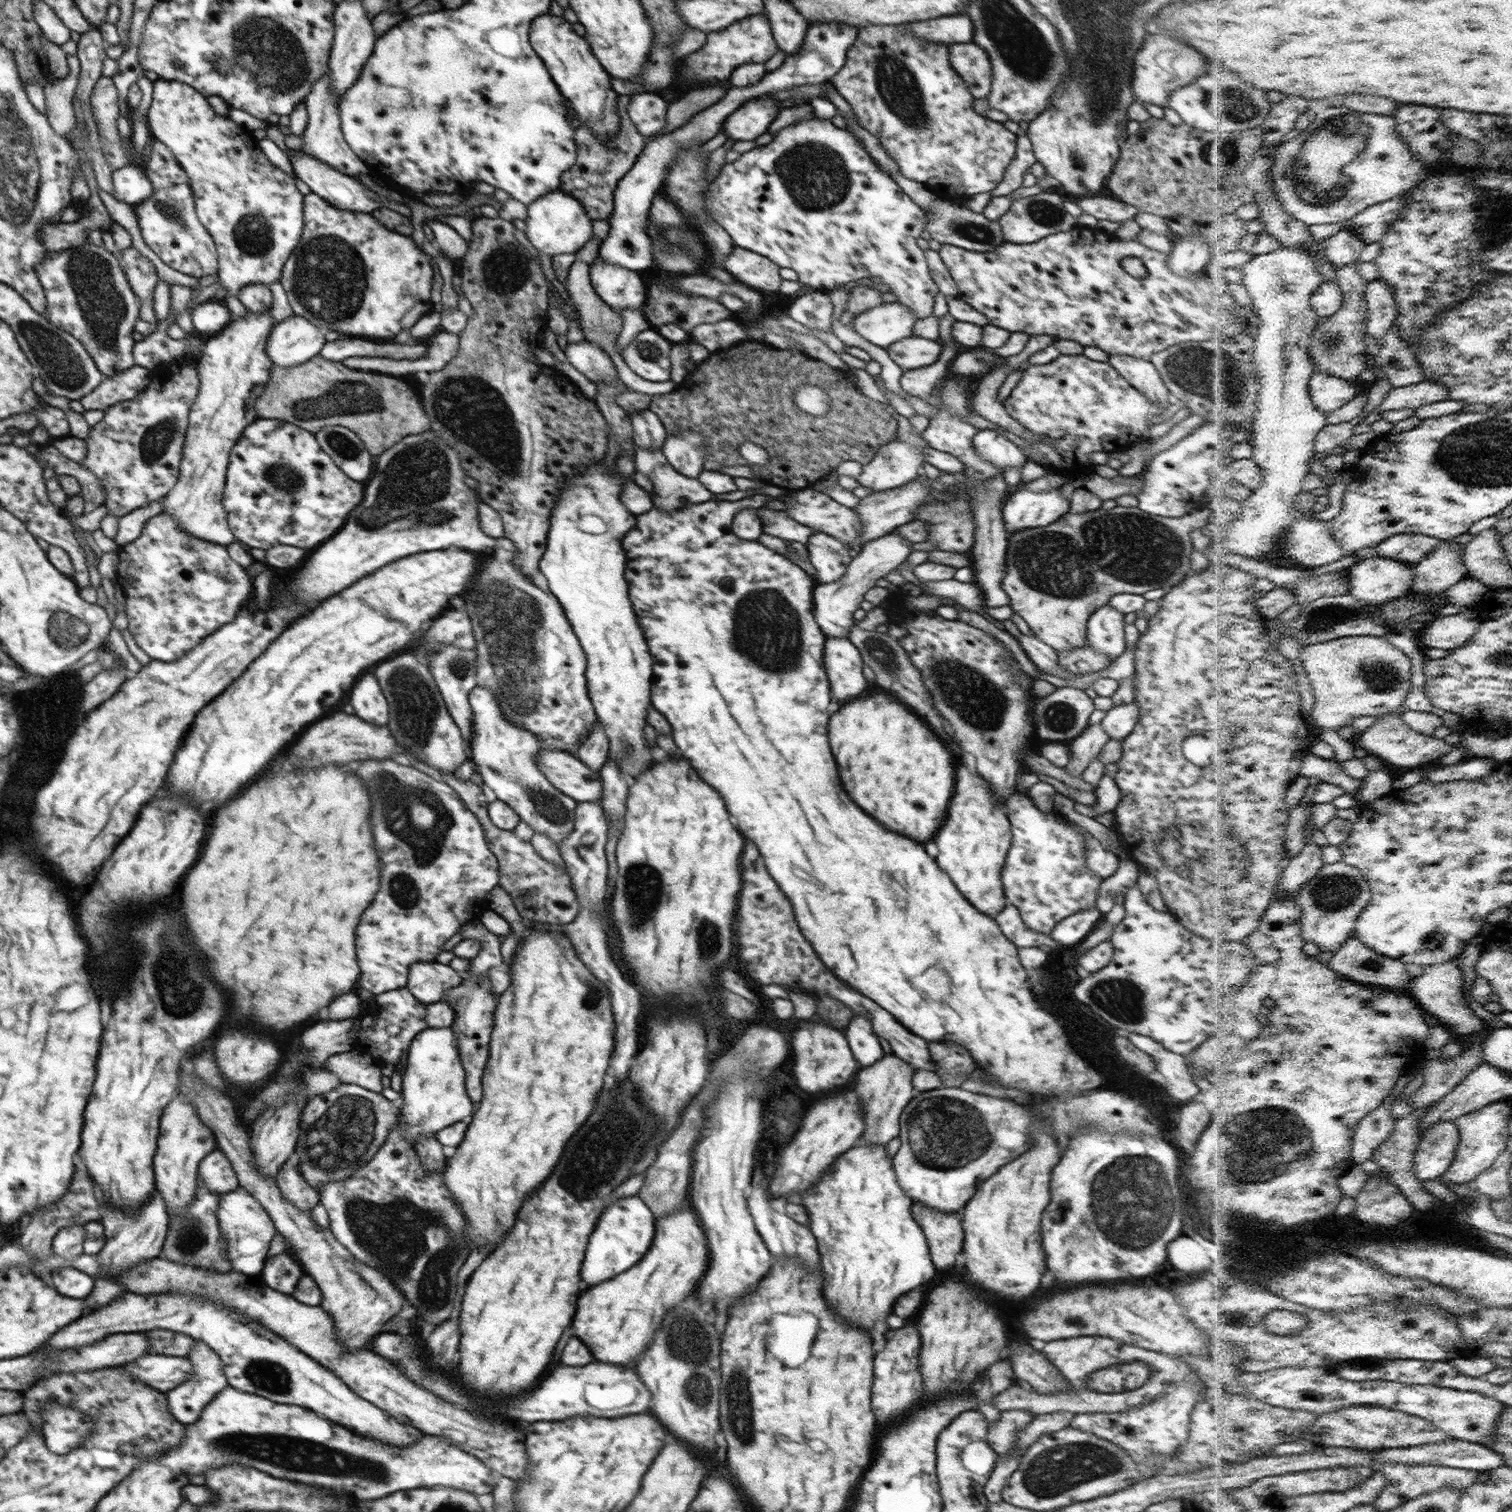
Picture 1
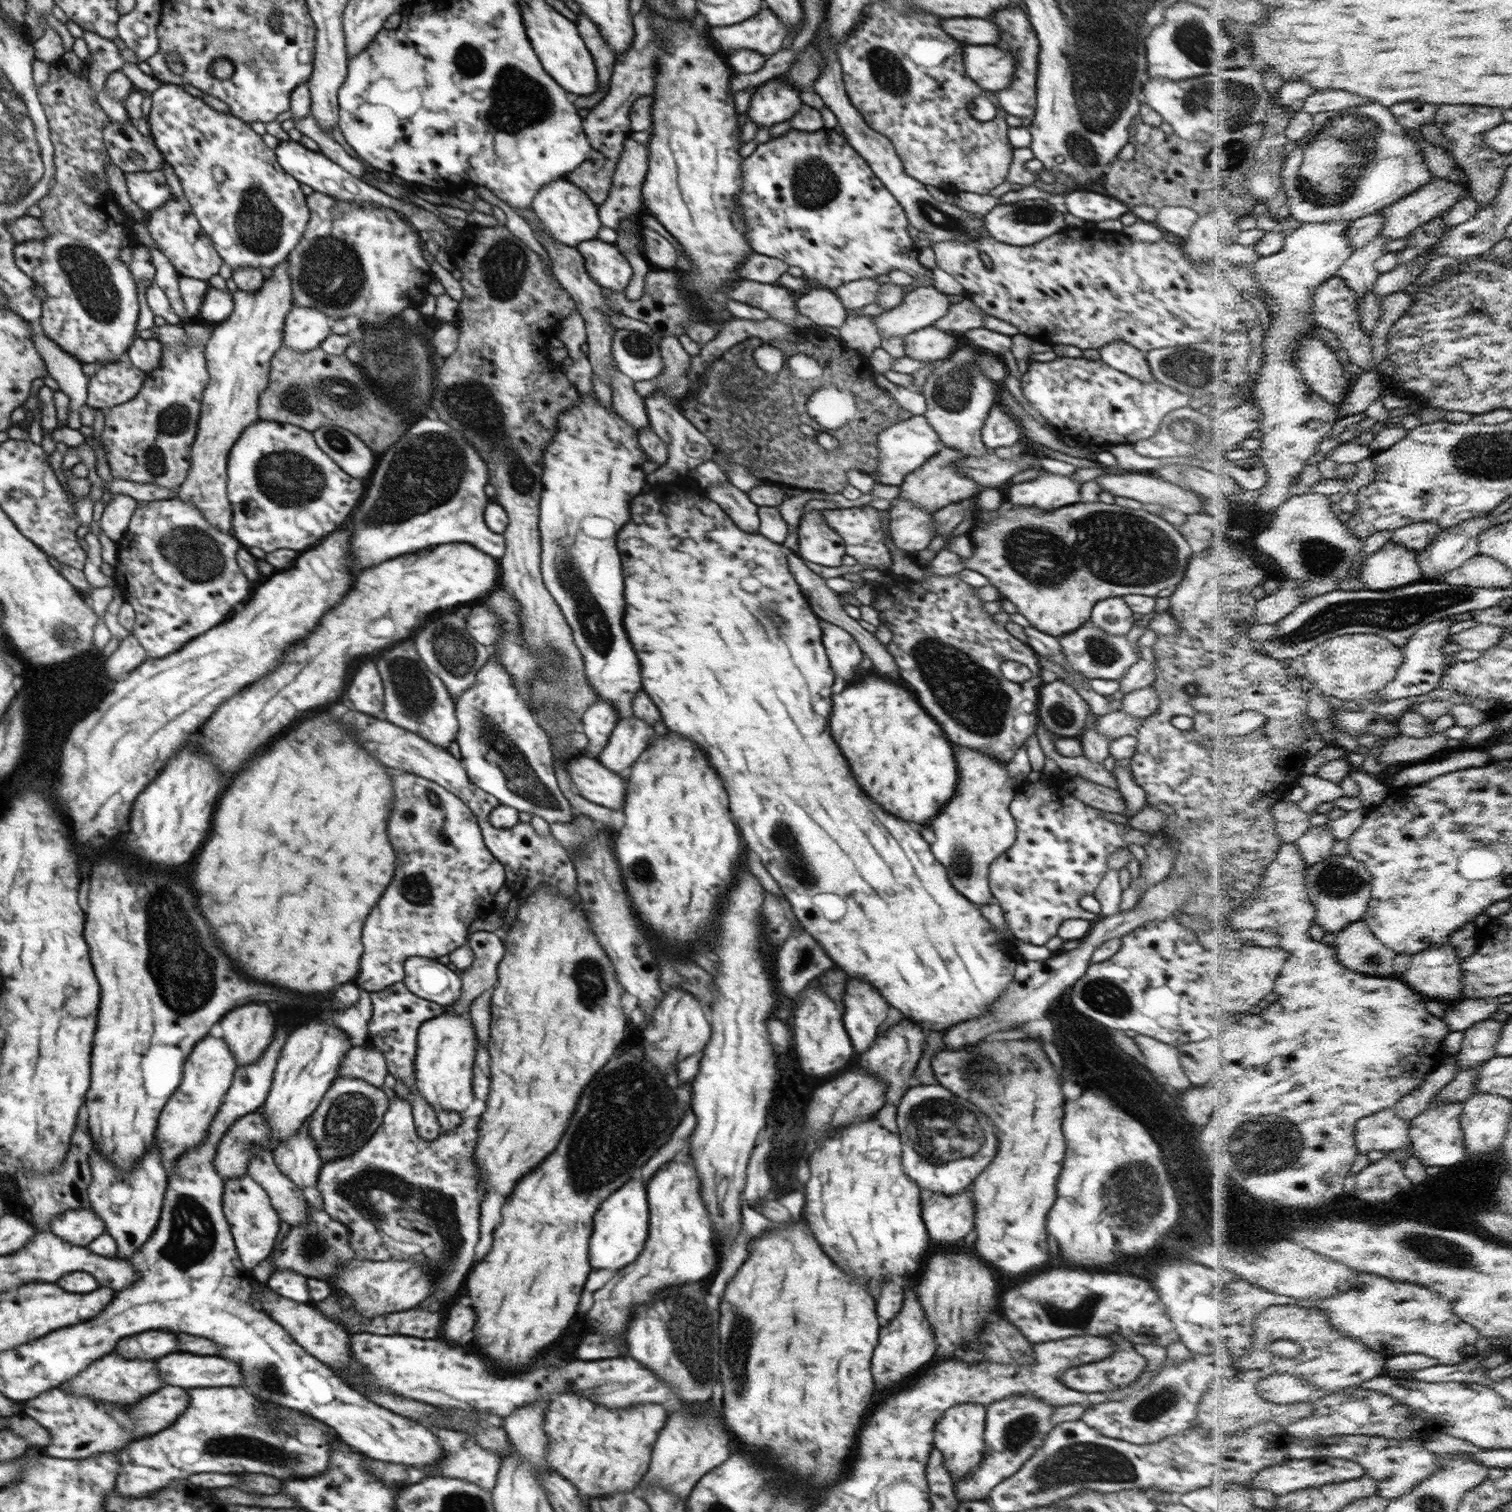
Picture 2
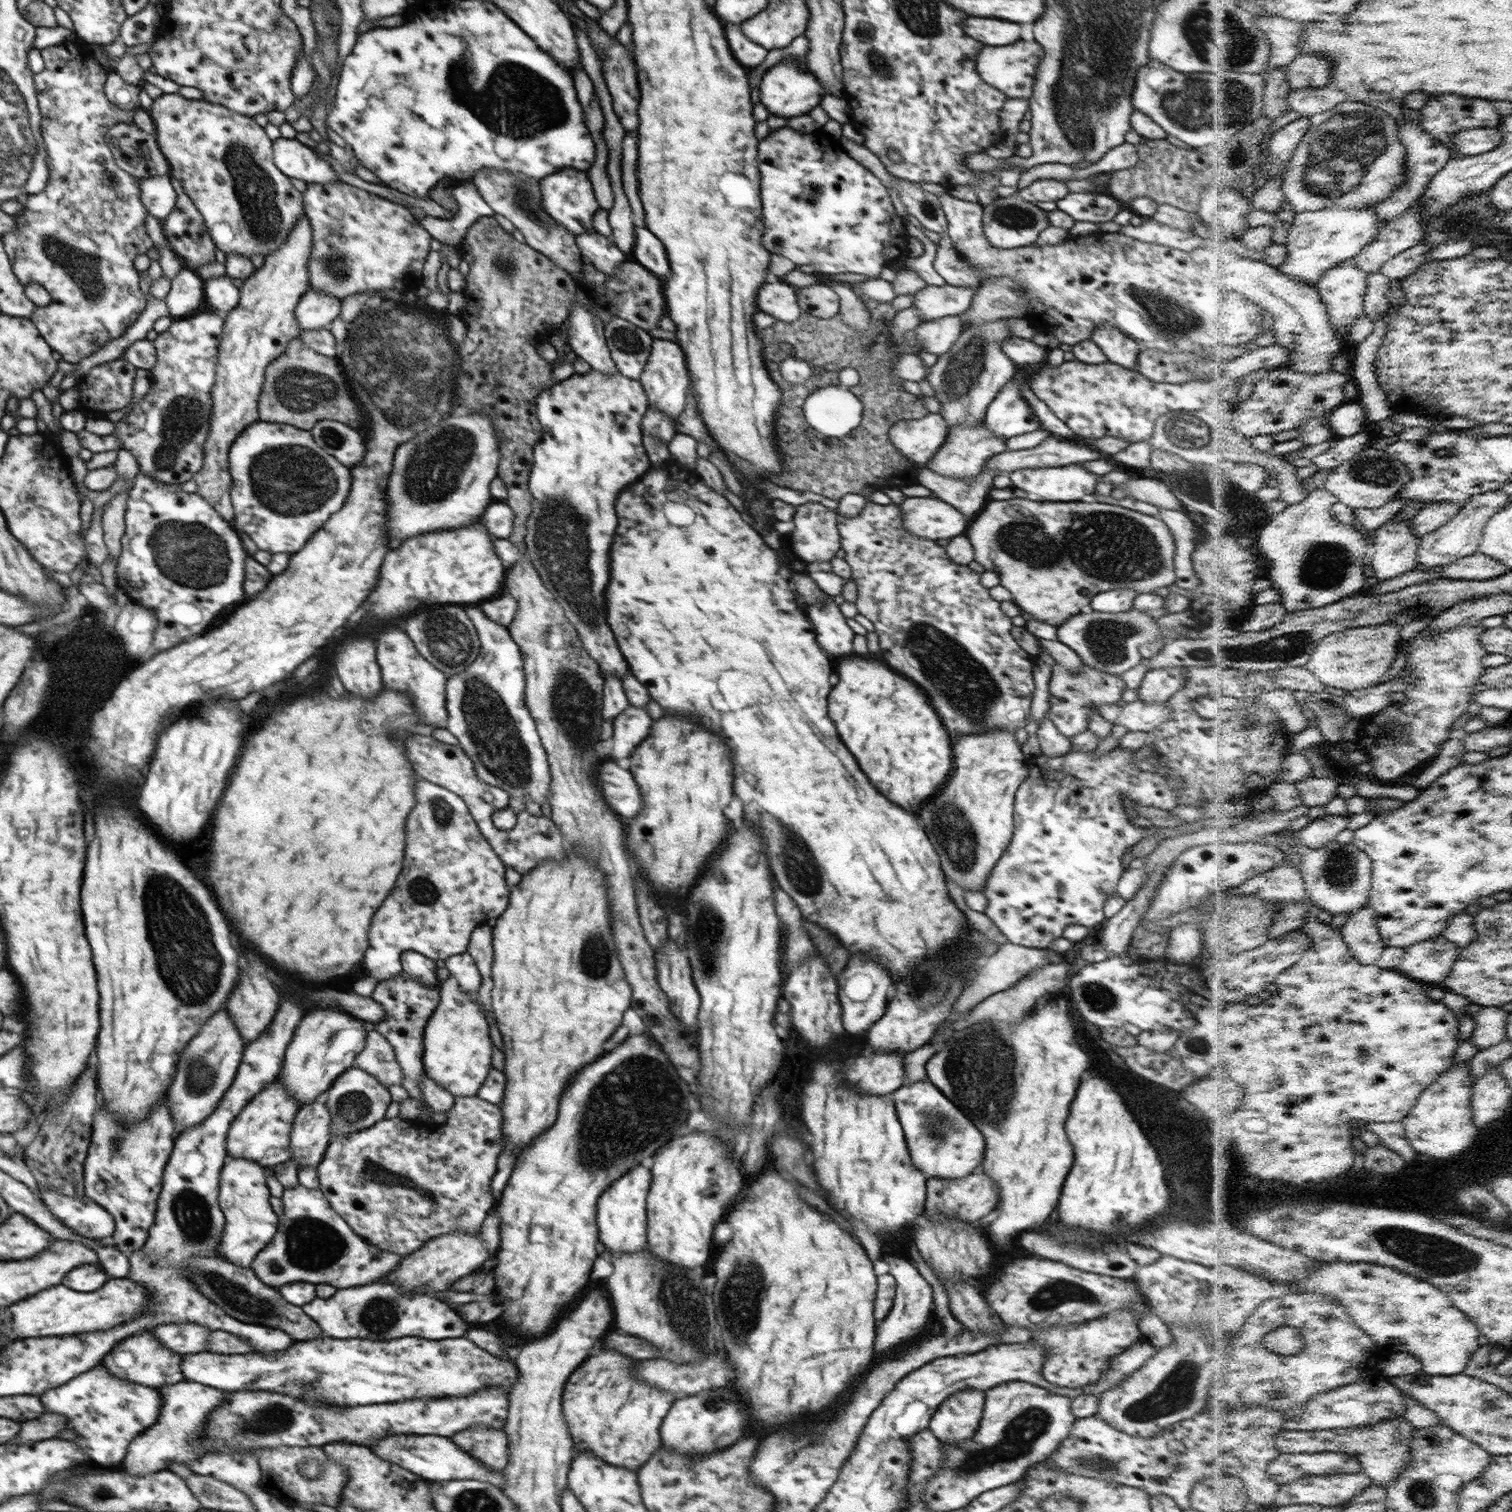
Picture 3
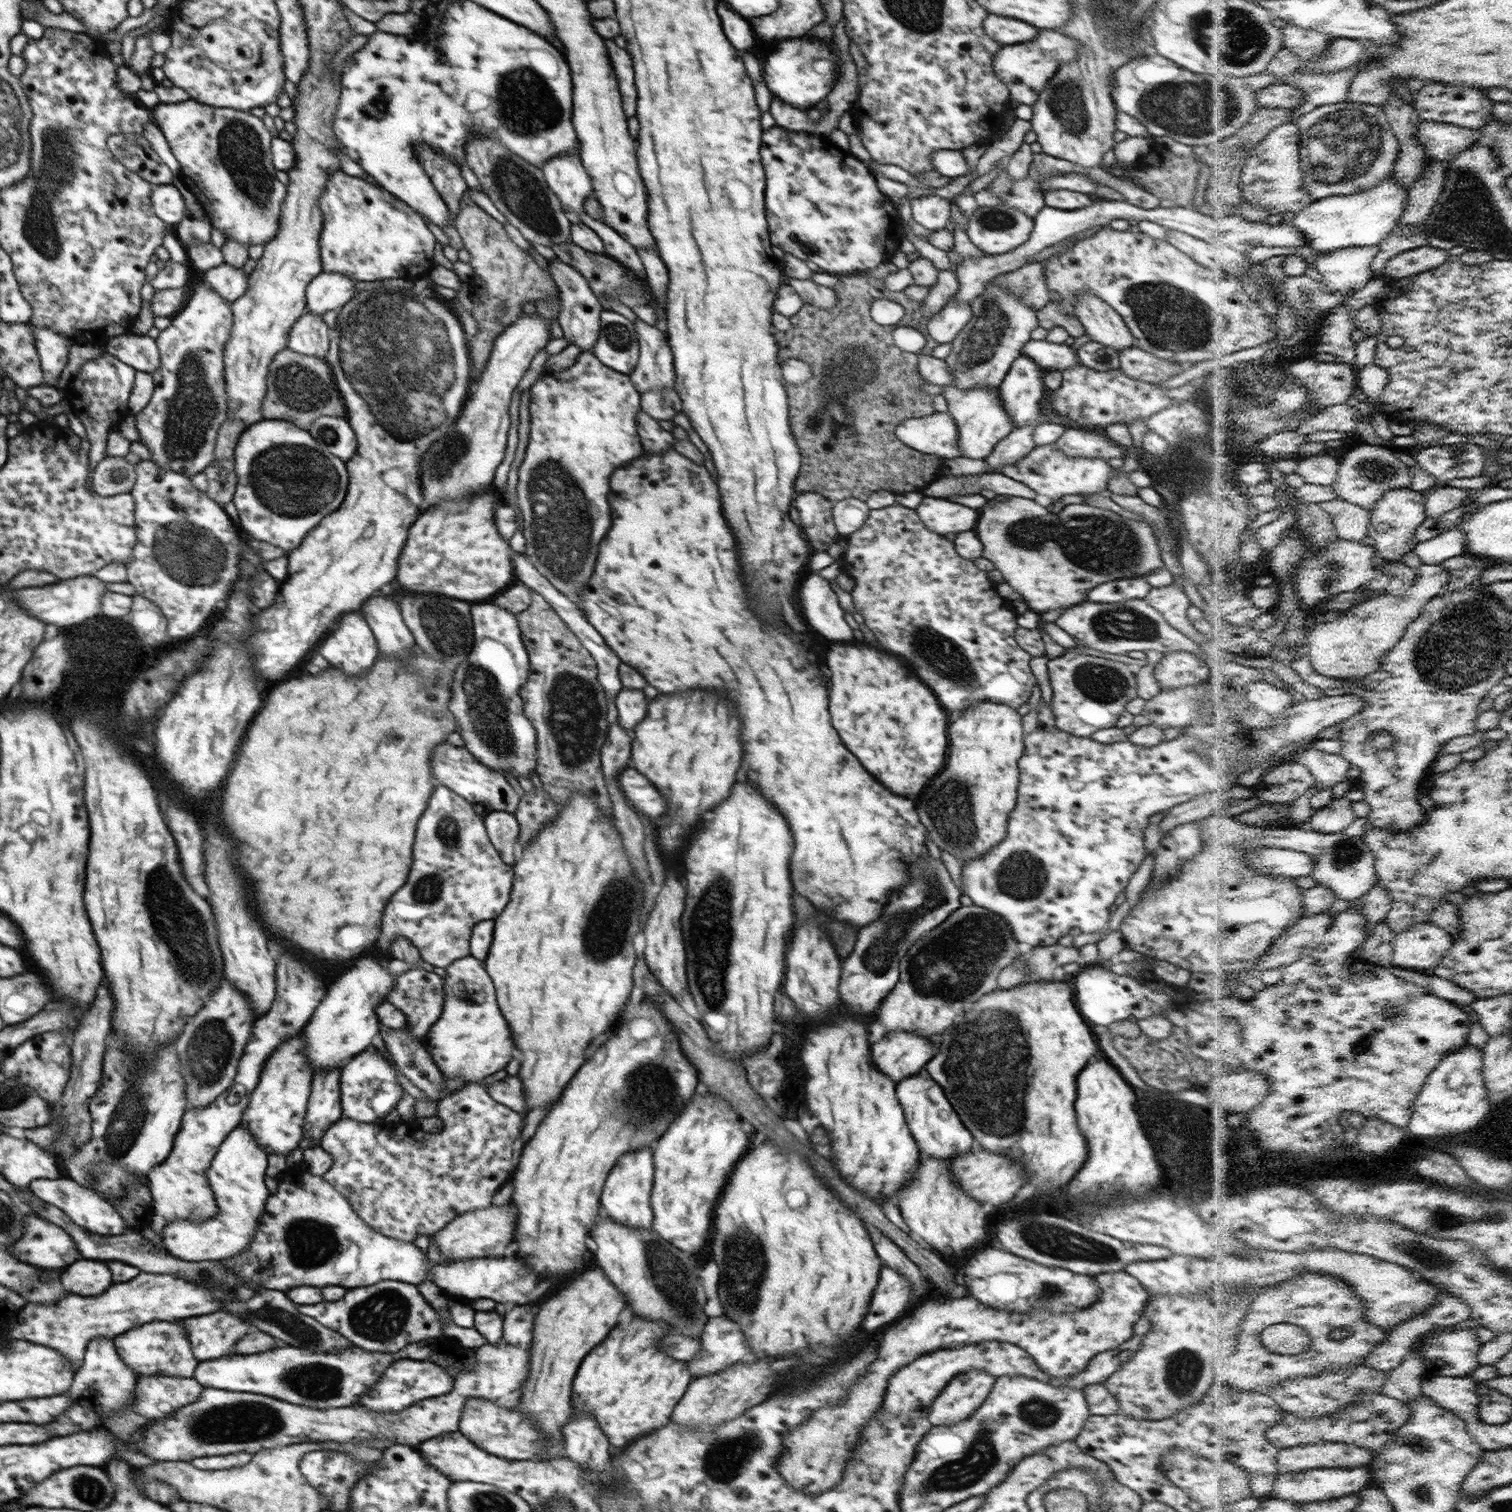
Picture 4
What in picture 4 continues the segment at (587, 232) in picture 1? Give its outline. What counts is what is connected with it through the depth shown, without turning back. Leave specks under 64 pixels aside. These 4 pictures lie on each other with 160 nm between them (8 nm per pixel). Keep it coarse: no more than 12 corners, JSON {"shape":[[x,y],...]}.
{"shape":[[578,154],[541,166],[544,180],[574,219],[593,194]]}

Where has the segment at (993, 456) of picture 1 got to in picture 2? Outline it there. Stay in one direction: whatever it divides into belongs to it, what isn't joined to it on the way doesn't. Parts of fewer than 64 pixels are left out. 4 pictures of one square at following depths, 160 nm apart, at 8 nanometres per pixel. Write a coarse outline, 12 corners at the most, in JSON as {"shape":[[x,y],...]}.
{"shape":[[998,402],[981,431],[992,452],[1024,438],[1020,422]]}

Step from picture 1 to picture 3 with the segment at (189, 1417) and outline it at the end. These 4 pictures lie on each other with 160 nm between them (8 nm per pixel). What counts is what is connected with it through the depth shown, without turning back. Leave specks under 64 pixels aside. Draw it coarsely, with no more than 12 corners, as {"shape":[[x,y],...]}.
{"shape":[[102,1361],[40,1395],[102,1468],[156,1424],[161,1392]]}

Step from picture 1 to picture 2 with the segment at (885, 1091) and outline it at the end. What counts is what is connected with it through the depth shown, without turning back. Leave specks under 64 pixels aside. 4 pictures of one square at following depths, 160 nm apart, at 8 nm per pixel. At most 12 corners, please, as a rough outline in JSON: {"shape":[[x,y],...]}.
{"shape":[[902,1016],[861,1053],[858,1067],[898,1106],[926,1044]]}

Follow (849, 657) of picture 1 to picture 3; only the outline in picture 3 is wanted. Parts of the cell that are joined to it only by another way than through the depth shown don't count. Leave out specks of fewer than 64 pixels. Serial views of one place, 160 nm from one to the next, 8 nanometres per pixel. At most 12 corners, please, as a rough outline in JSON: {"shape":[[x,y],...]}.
{"shape":[[832,597],[806,604],[818,644],[852,652],[855,633]]}

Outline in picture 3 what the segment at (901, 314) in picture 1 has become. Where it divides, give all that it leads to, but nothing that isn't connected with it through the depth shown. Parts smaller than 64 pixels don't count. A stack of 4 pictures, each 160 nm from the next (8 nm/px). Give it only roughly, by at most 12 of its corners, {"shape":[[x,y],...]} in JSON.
{"shape":[[926,285],[913,306],[928,322],[969,309],[975,289]]}

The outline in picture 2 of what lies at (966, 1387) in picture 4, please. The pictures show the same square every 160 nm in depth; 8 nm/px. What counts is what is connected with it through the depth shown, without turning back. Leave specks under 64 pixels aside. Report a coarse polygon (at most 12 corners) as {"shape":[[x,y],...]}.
{"shape":[[956,1404],[934,1429],[953,1483],[984,1456],[986,1407]]}

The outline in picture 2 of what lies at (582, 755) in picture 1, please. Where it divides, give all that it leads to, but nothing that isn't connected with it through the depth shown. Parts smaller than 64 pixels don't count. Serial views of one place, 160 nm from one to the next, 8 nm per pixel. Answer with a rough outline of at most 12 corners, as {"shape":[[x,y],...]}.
{"shape":[[600,700],[584,711],[583,754],[598,758],[619,721]]}

